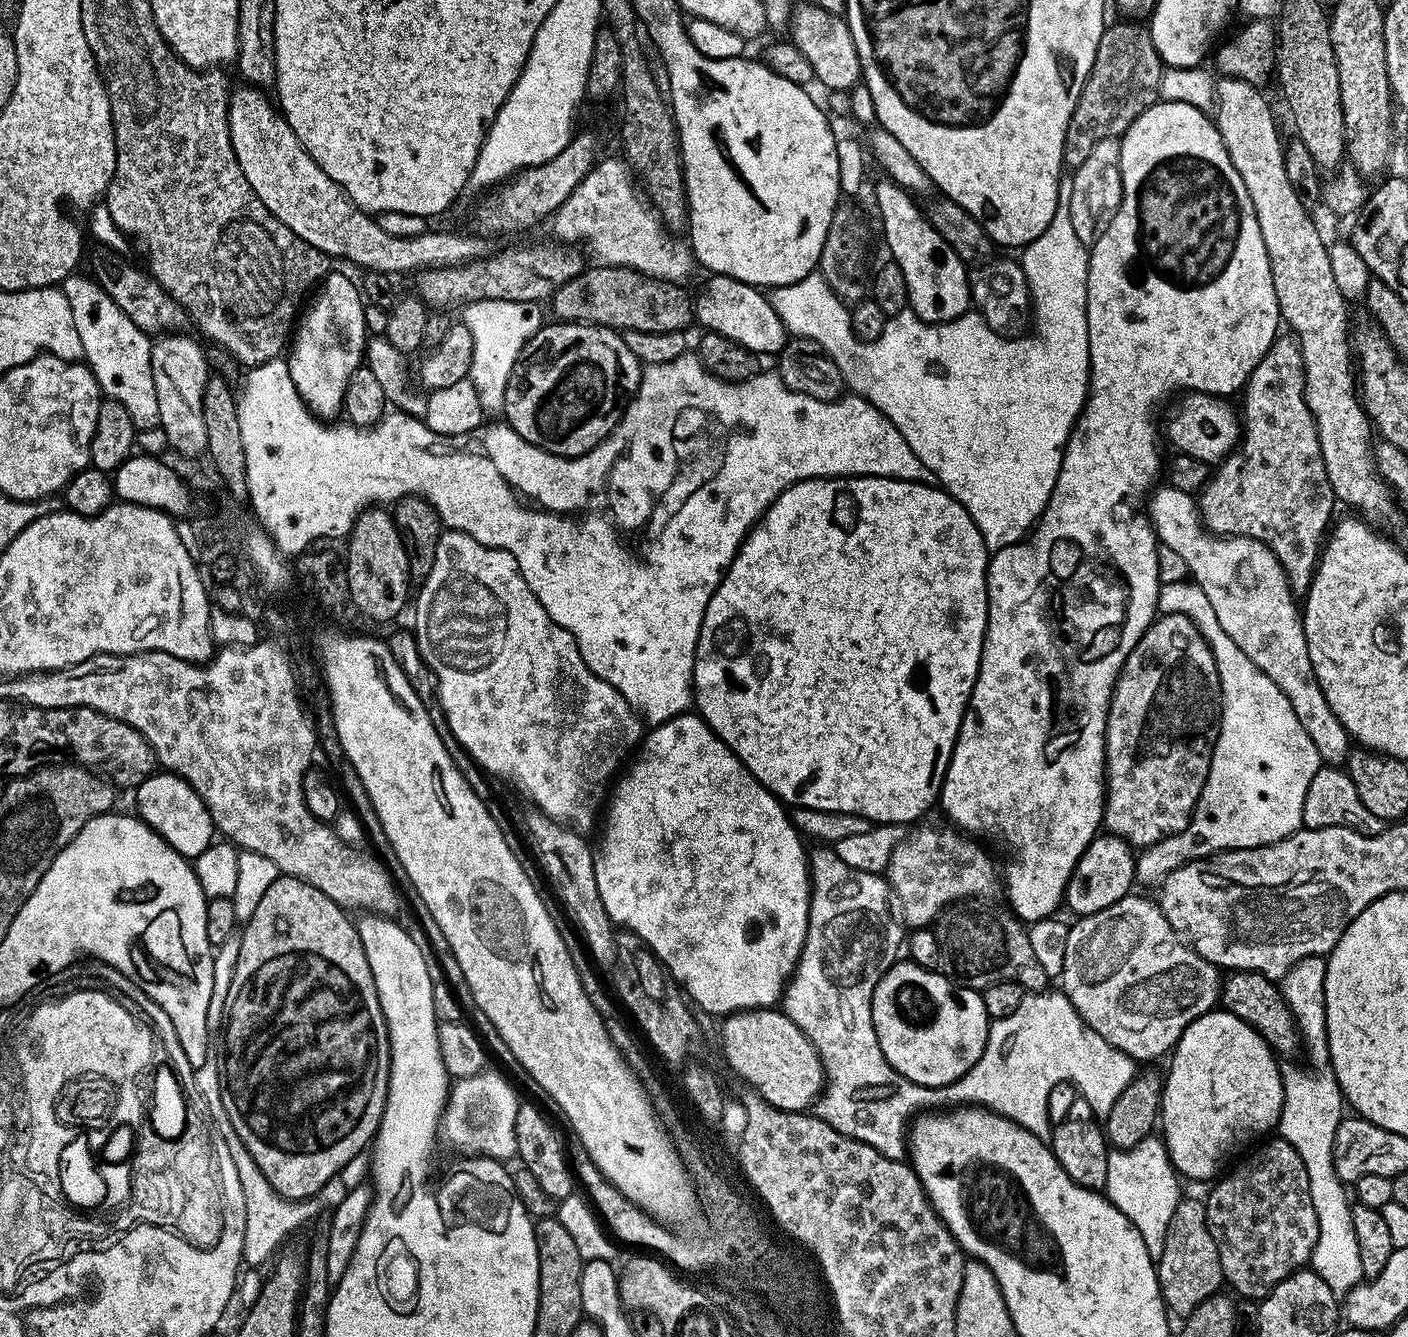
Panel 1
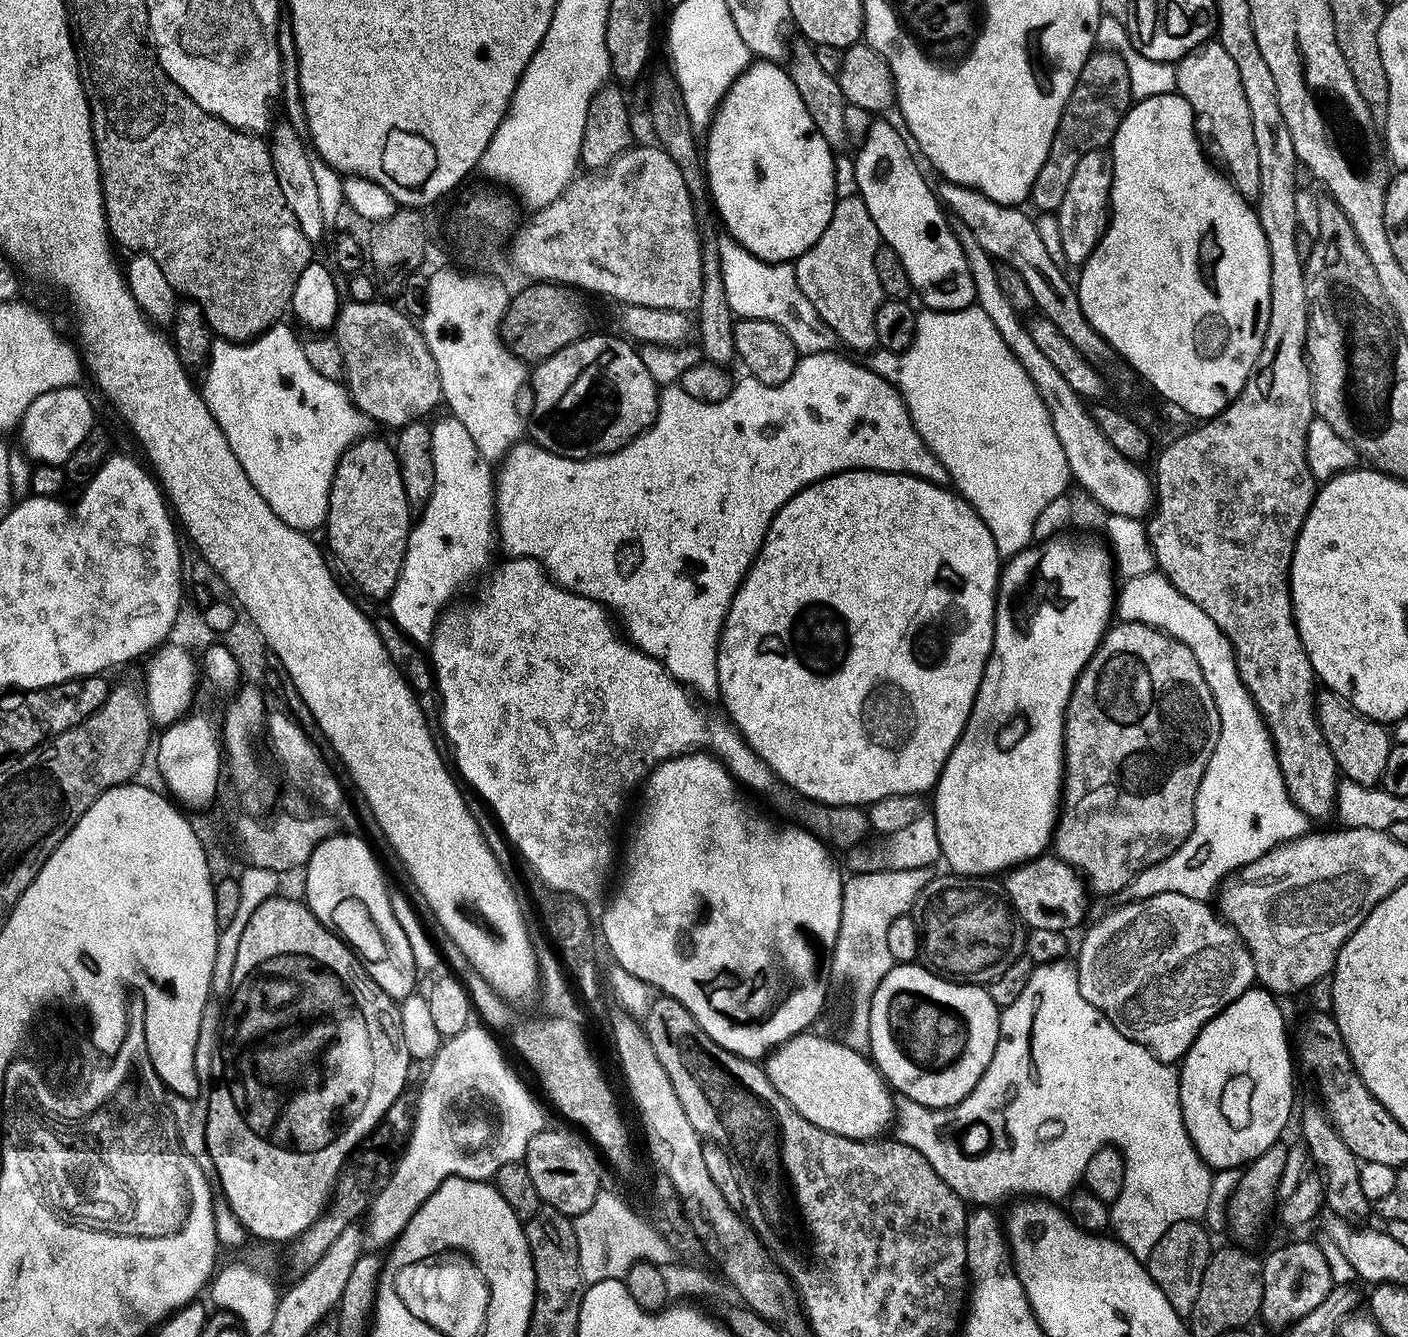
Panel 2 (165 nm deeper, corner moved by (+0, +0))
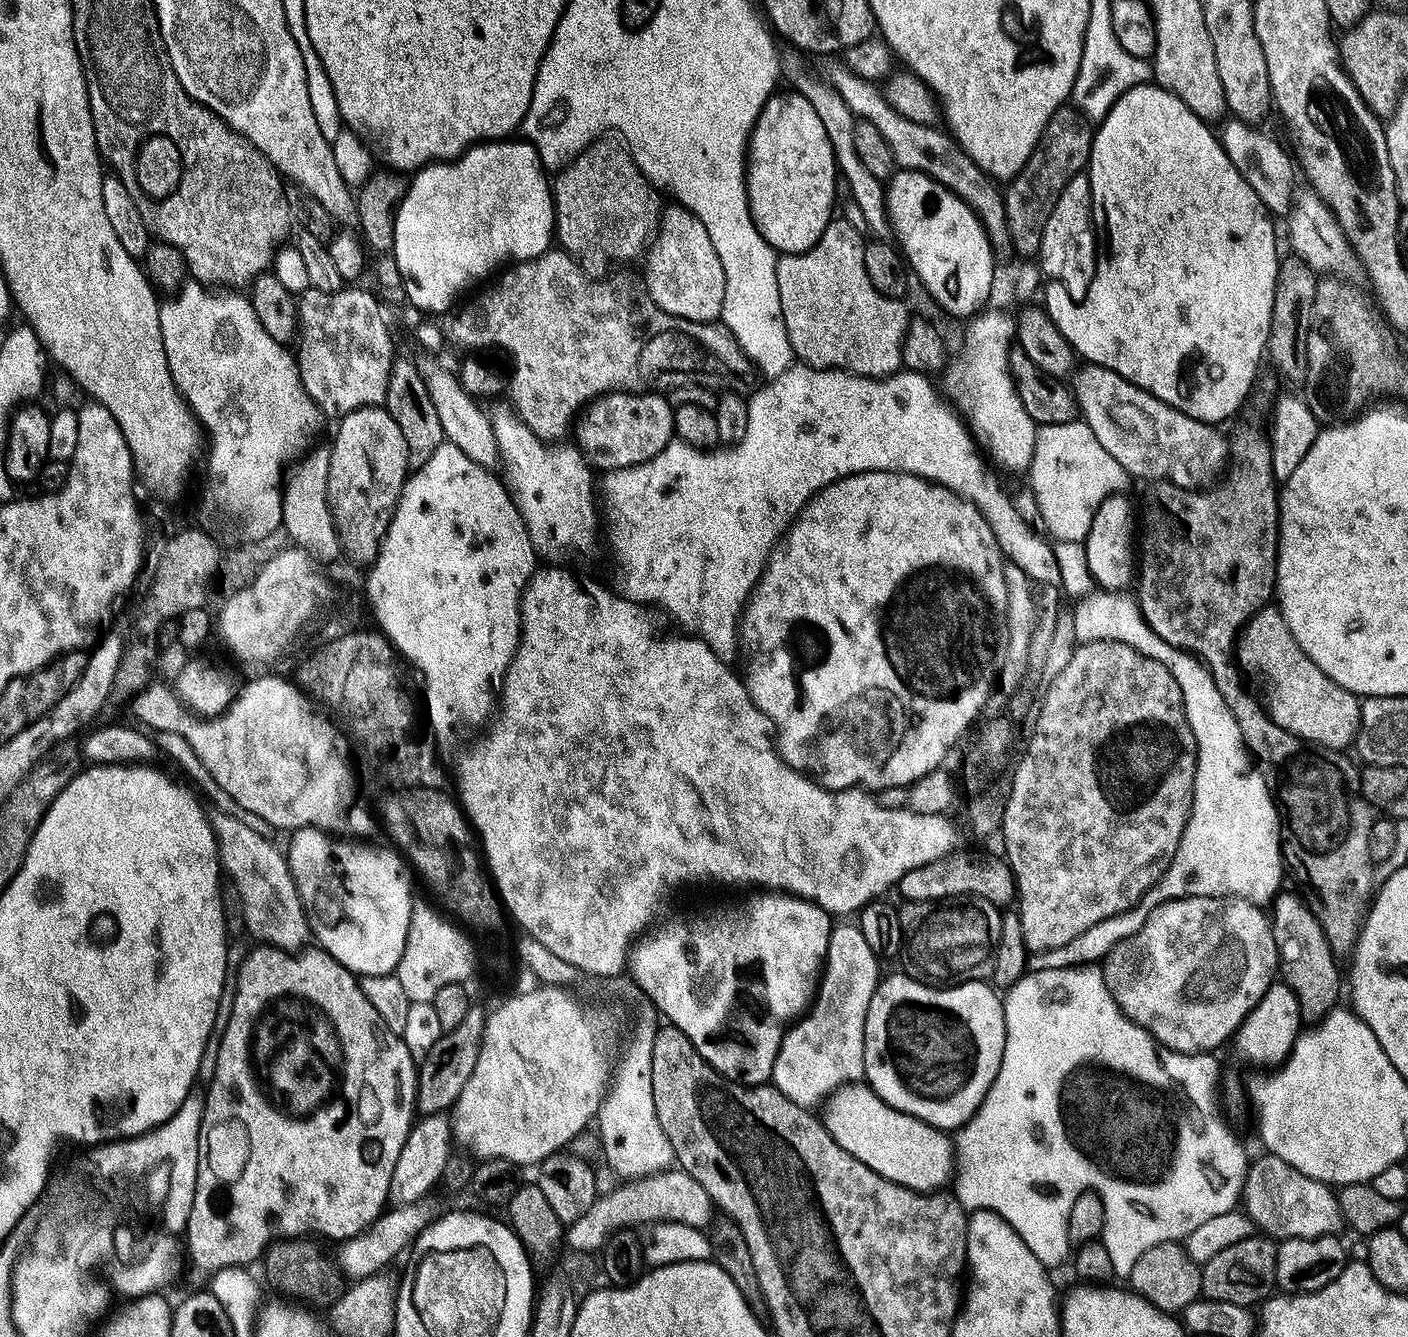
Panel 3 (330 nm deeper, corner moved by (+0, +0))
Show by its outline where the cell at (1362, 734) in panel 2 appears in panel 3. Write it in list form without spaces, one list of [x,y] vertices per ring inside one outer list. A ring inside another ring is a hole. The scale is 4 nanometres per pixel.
[[[1279,607],[1264,608],[1248,621],[1239,637],[1236,656],[1241,673],[1254,685],[1268,717],[1282,730],[1323,748],[1348,750],[1355,745],[1360,732],[1361,697],[1338,686],[1298,646]]]

